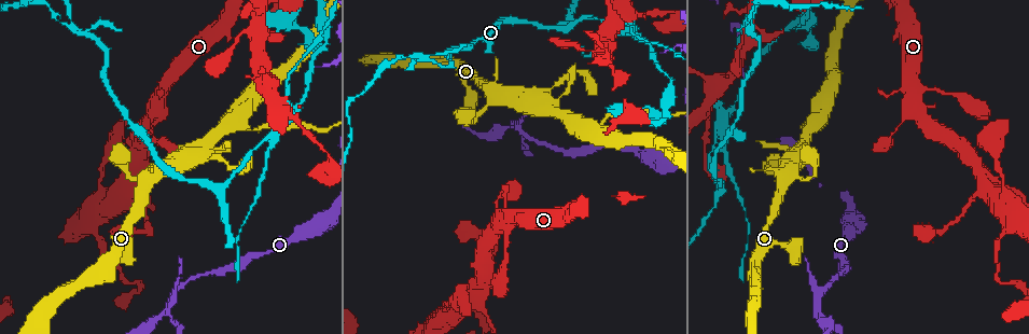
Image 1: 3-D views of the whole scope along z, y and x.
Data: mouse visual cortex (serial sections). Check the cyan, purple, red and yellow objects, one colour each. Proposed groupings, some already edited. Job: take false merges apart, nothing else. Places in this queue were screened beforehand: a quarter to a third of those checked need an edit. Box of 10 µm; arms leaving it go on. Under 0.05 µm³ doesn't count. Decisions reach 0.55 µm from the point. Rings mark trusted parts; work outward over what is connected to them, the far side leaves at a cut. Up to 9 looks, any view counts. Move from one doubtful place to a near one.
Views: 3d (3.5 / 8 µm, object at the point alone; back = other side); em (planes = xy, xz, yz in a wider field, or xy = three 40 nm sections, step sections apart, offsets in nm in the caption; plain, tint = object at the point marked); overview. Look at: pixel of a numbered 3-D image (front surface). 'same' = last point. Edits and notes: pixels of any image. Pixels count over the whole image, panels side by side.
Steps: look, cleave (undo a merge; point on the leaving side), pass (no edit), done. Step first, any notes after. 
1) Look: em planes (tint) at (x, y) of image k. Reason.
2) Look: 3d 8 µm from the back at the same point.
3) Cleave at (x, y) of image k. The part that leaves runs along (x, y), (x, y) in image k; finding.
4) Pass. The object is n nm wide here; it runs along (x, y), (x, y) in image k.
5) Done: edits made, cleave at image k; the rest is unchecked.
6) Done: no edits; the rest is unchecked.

Look: 3d 3.5 µm at (169, 310) of image 1. Branch point.

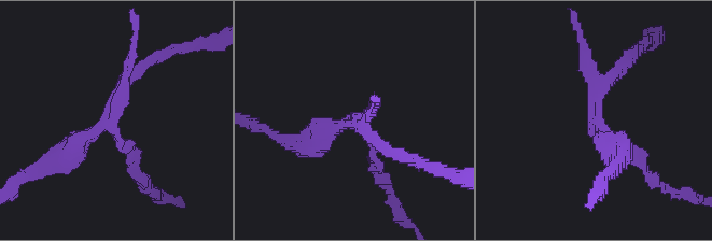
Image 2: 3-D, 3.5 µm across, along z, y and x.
Look: em planes (tint) at (350, 122) of image 2. 3 arms meet here; the arms are 150, 200, 350 nm wide.

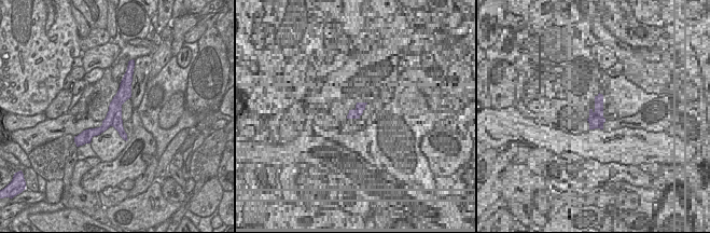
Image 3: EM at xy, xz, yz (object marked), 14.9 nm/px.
Look: em xy step 5 (tint) at the same point.

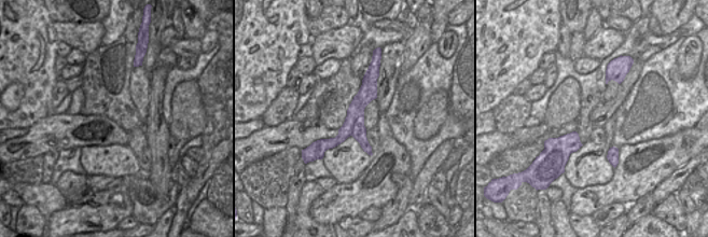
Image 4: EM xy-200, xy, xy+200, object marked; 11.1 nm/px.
Cleave at (134, 45) of image 2. A border runs along (369, 68), (368, 95), (351, 135) in image 4; a second cell is stuck on.

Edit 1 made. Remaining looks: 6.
Look: 3d 8 µm at (241, 124) of image 1. A fork.

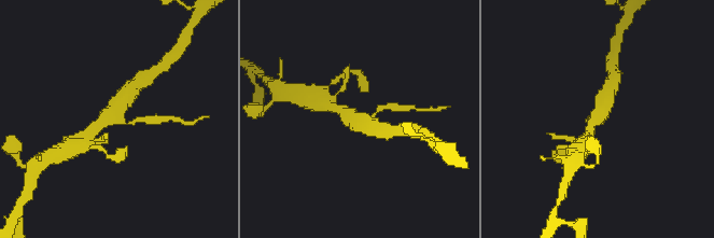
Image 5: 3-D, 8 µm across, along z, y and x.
Look: em planes (tint) at the same point.

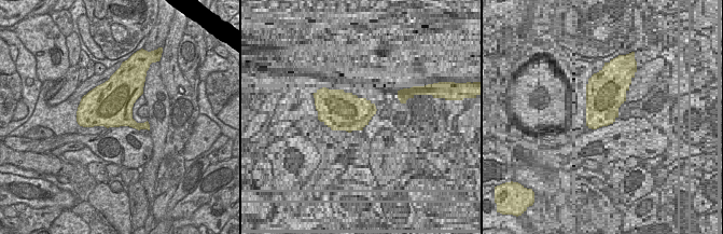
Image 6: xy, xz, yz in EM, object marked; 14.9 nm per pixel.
Cleave at (148, 120) of image 5. The arms are 150, 350, 500 nm wide; the part that leaves runs along (128, 123), (137, 120), (171, 118) in image 5; a second cell is stuck on.

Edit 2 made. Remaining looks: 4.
Look: overview.

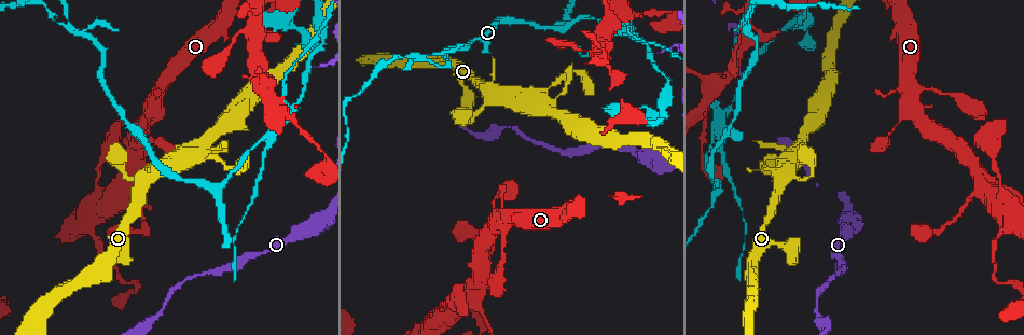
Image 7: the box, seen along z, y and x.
Look: 3d 3.5 µm at (563, 27) of image 7. Abrupt turn.

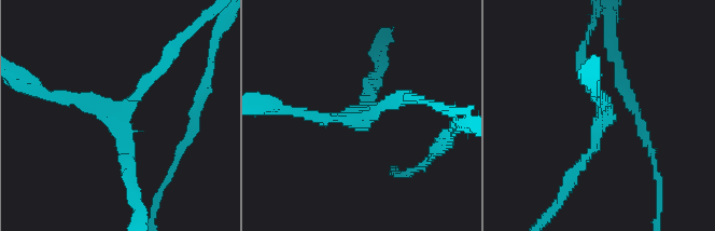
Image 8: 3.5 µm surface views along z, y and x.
Pass. The arms are 150, 150, 200 nm wide; it runs along (48, 96), (122, 112), (165, 63) in image 8; one cell here.

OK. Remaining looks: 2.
Look: 3d 8 µm at (715, 133) of image 7. Two arms in line, one across.

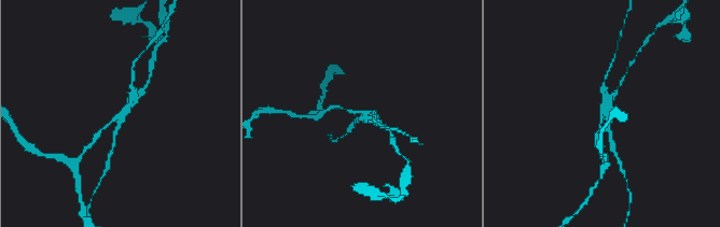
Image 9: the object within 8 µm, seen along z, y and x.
Look: em xy step 1 (tint) at the same point. 3 arms meet here; the arms are 100, 150, 250 nm wide; need the tissue.

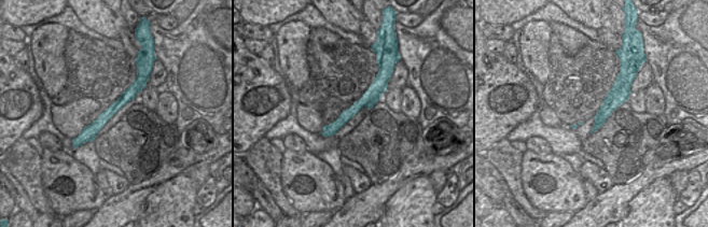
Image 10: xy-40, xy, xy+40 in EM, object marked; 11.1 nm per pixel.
Cleave at (115, 132) of image 9. The object is 180 nm wide here; the part that leaves runs along (605, 112), (623, 79) in image 9; a second cell is stuck on.

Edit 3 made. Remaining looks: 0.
Done: edits made, cleave at image 2, cleave at image 5, cleave at image 9; the rest is unchecked.

